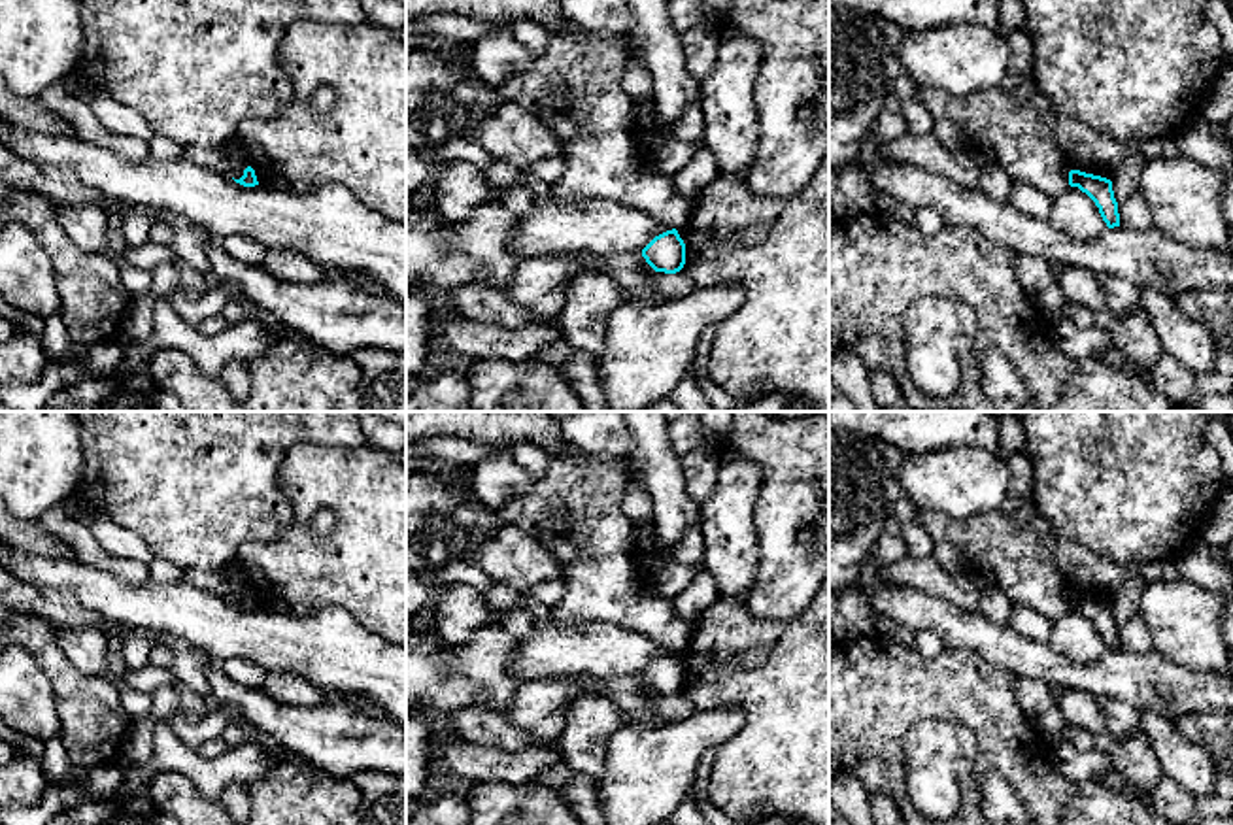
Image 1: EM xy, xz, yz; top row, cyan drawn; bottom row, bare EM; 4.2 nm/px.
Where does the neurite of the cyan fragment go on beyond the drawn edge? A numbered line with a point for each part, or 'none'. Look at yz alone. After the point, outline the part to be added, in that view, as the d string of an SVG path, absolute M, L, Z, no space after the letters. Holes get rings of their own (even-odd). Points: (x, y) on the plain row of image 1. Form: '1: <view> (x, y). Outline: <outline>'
none

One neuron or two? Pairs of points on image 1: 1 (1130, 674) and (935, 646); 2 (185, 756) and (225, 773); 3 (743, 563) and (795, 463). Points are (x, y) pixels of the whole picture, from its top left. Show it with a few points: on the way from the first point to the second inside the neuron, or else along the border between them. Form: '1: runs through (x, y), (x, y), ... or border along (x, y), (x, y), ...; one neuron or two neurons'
1: border along (914, 629), (931, 629), (946, 644); two neurons
2: runs through (195, 765), (202, 773), (216, 773); one neuron
3: border along (760, 491), (754, 503), (760, 554), (756, 580); two neurons

